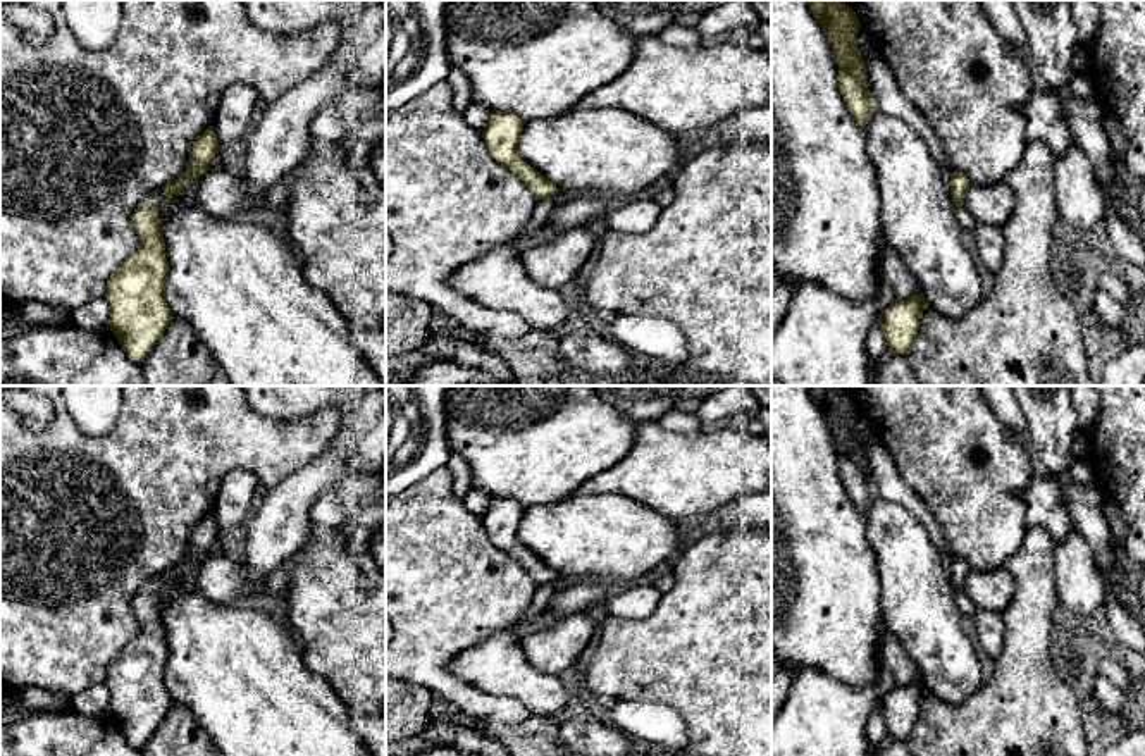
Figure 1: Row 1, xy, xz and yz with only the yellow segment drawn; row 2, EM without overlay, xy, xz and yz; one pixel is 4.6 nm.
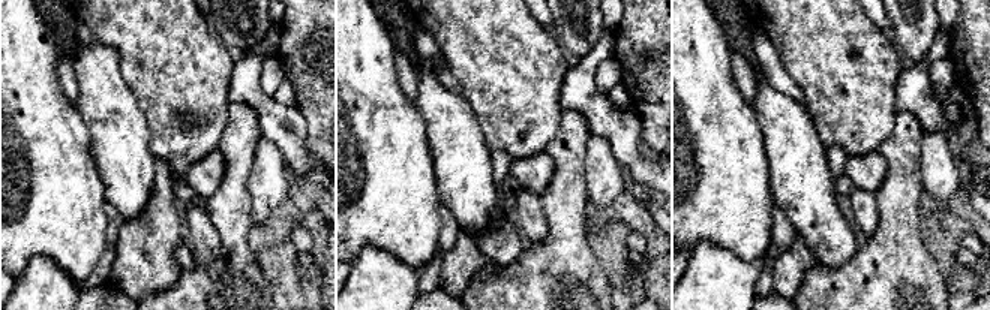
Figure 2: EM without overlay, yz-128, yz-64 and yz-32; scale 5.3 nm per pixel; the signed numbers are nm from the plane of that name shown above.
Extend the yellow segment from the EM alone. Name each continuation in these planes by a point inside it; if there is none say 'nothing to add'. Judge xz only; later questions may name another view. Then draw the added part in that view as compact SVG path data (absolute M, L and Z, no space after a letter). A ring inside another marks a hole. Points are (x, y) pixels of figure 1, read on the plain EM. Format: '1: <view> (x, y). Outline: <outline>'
nothing to add

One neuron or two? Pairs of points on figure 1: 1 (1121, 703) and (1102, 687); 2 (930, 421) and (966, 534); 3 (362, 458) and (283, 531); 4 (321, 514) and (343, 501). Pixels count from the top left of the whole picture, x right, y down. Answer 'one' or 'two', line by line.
1: one
2: one
3: one
4: one

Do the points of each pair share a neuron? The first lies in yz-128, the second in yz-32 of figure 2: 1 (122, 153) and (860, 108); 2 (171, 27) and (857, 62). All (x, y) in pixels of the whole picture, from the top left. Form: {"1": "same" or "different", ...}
{"1": "different", "2": "same"}

